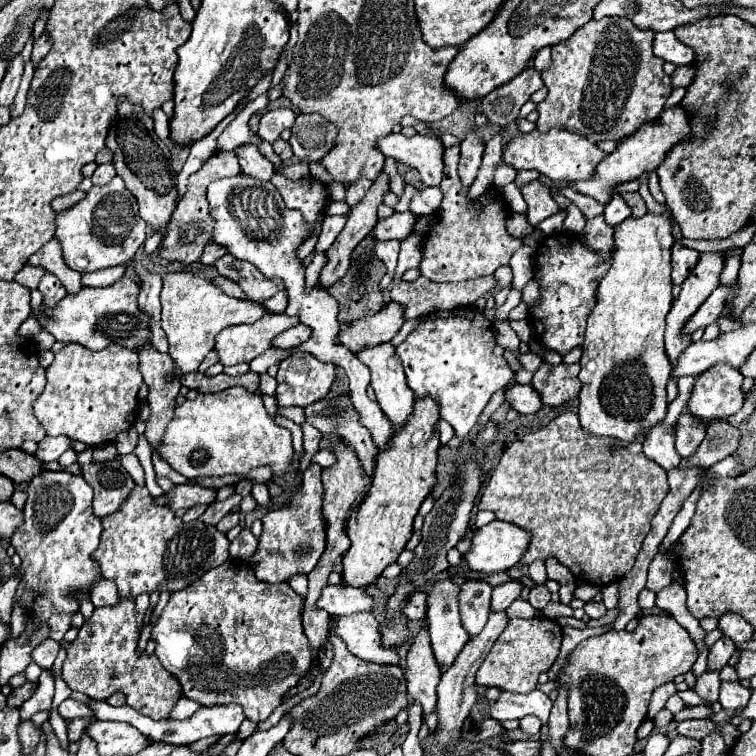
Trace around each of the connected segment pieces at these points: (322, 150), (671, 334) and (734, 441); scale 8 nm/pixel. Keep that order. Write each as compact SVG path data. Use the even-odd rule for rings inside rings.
M309 113L297 115L295 125L291 127L291 147L297 159L309 159L309 161L319 161L335 143L335 127L327 123L325 117L319 113Z
M701 253L701 259L697 263L697 267L693 269L693 273L683 281L681 285L681 295L679 299L673 301L671 311L667 313L667 329L665 329L665 351L671 359L671 363L675 363L675 359L679 359L679 351L683 351L683 347L687 347L687 343L691 341L689 333L683 333L683 327L687 325L687 319L691 319L691 315L703 305L703 301L713 293L713 289L719 285L719 271L723 271L723 261L719 253Z
M711 421L705 439L699 445L699 451L695 451L695 455L691 455L691 459L685 459L681 465L709 469L715 463L723 461L727 455L733 455L739 447L739 439L741 439L741 431L731 423Z

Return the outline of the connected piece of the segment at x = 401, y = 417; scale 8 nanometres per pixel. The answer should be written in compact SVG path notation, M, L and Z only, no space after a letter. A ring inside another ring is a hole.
M393 345L365 347L357 355L371 369L371 387L389 421L399 427L413 411L415 393L407 387L403 367Z

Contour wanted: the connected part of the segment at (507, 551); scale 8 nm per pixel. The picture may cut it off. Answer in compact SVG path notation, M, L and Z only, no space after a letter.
M491 521L489 525L477 529L477 533L473 535L473 547L465 555L465 559L473 571L499 573L499 571L507 571L513 565L517 565L521 561L523 553L527 551L529 543L531 543L531 533L527 529L507 523L507 521Z

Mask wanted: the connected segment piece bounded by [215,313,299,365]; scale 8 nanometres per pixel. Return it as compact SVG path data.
M281 313L281 315L265 315L251 325L225 327L215 339L219 361L223 365L249 363L257 355L271 349L273 339L277 335L295 325L299 325L299 317L289 317Z

